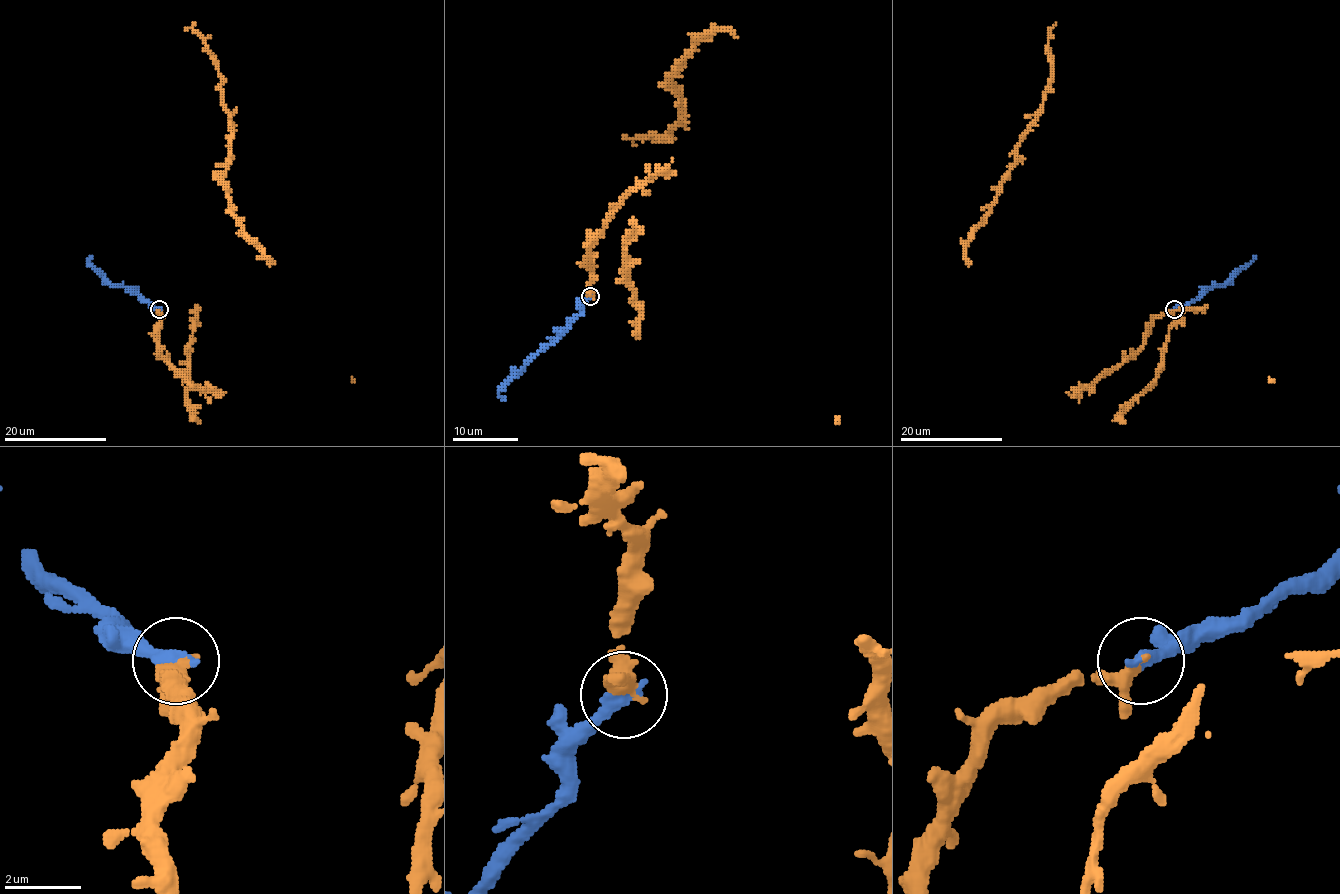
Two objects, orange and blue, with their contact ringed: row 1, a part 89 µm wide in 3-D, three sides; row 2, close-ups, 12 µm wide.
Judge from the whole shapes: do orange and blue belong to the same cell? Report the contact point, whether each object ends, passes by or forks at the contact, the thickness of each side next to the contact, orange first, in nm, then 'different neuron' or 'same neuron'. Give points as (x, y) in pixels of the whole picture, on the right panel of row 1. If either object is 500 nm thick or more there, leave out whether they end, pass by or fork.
(1174, 309) | orange passes by | blue ends | 360/420 nm | same neuron

